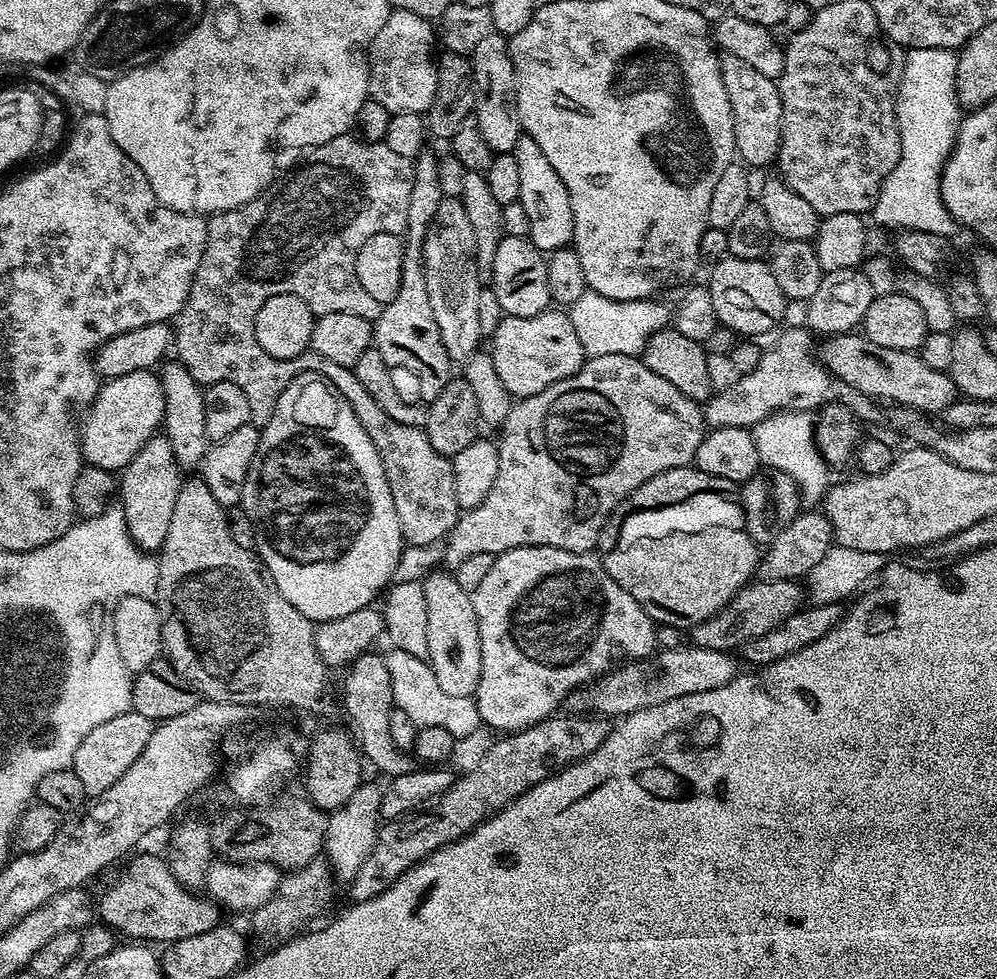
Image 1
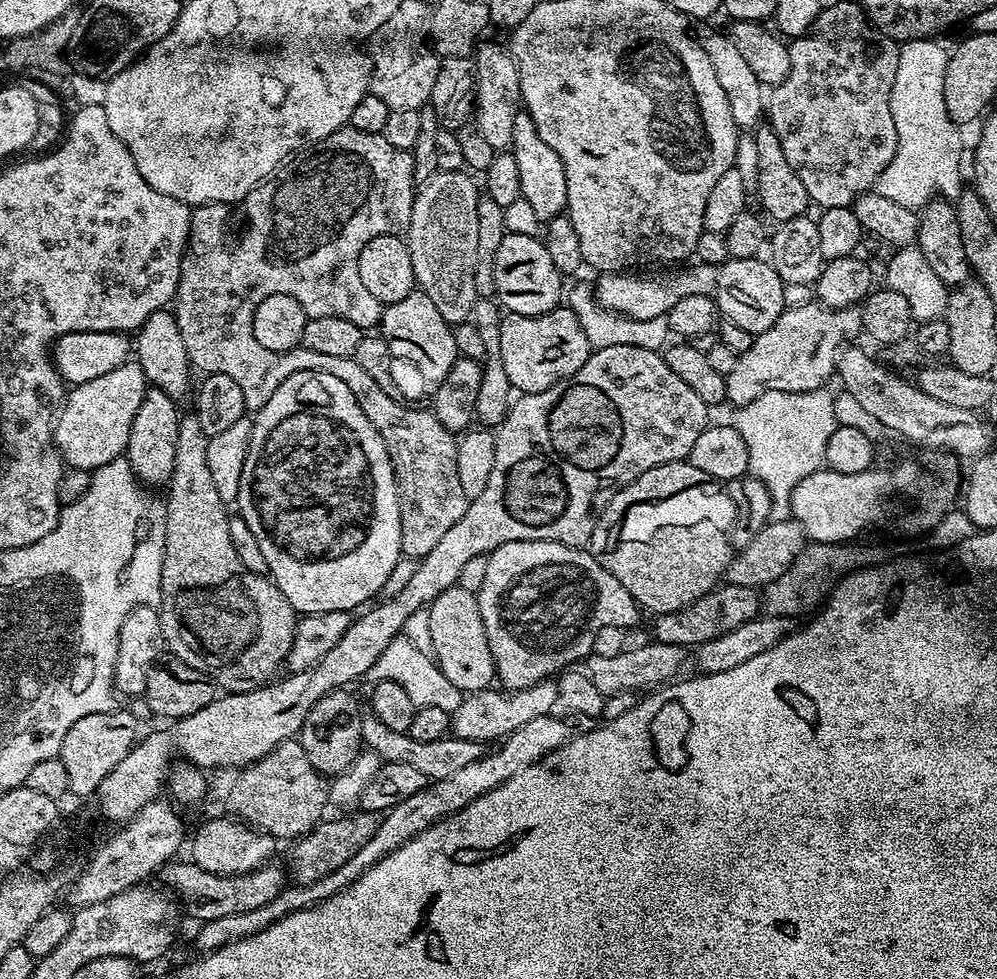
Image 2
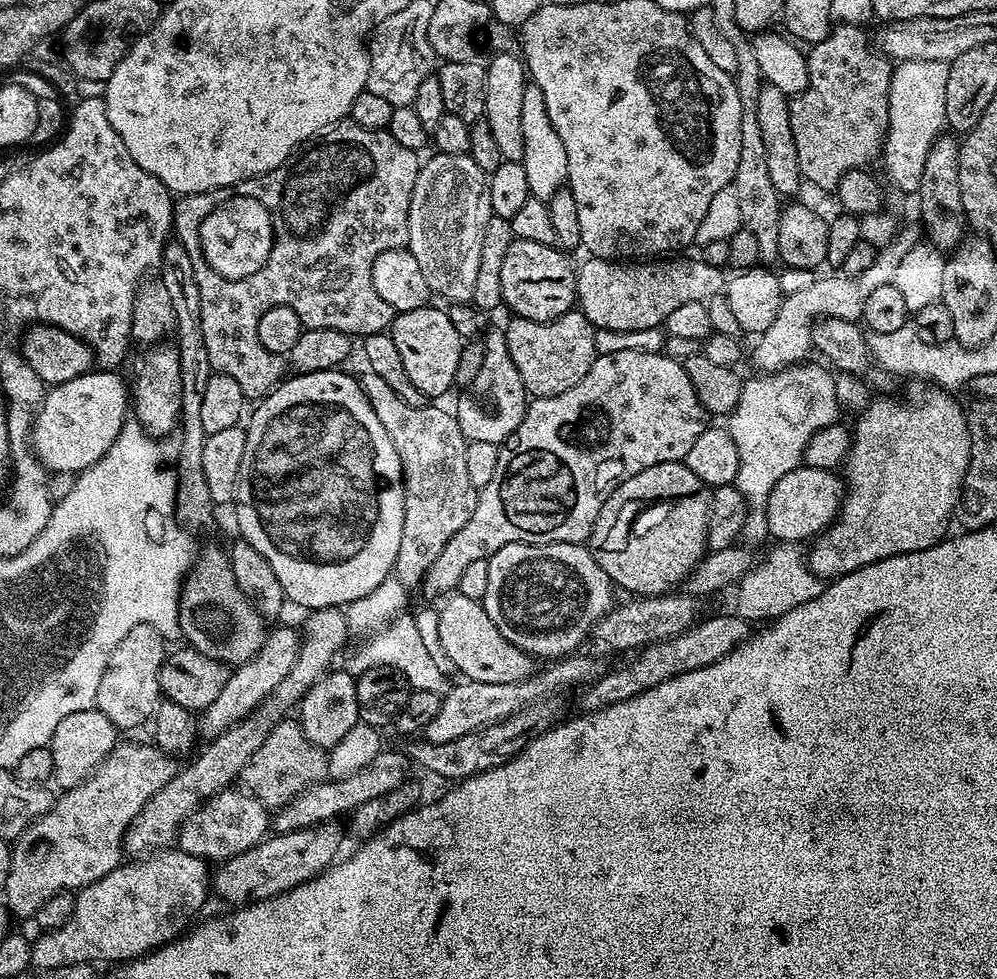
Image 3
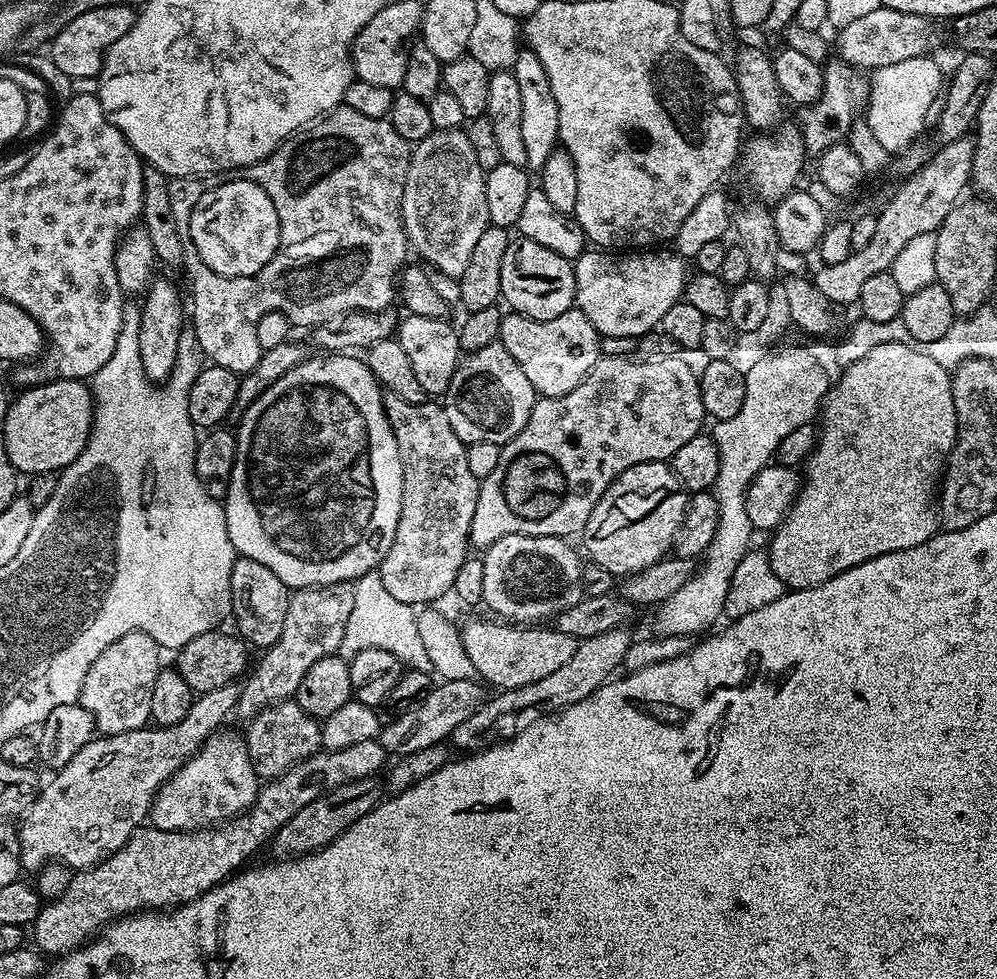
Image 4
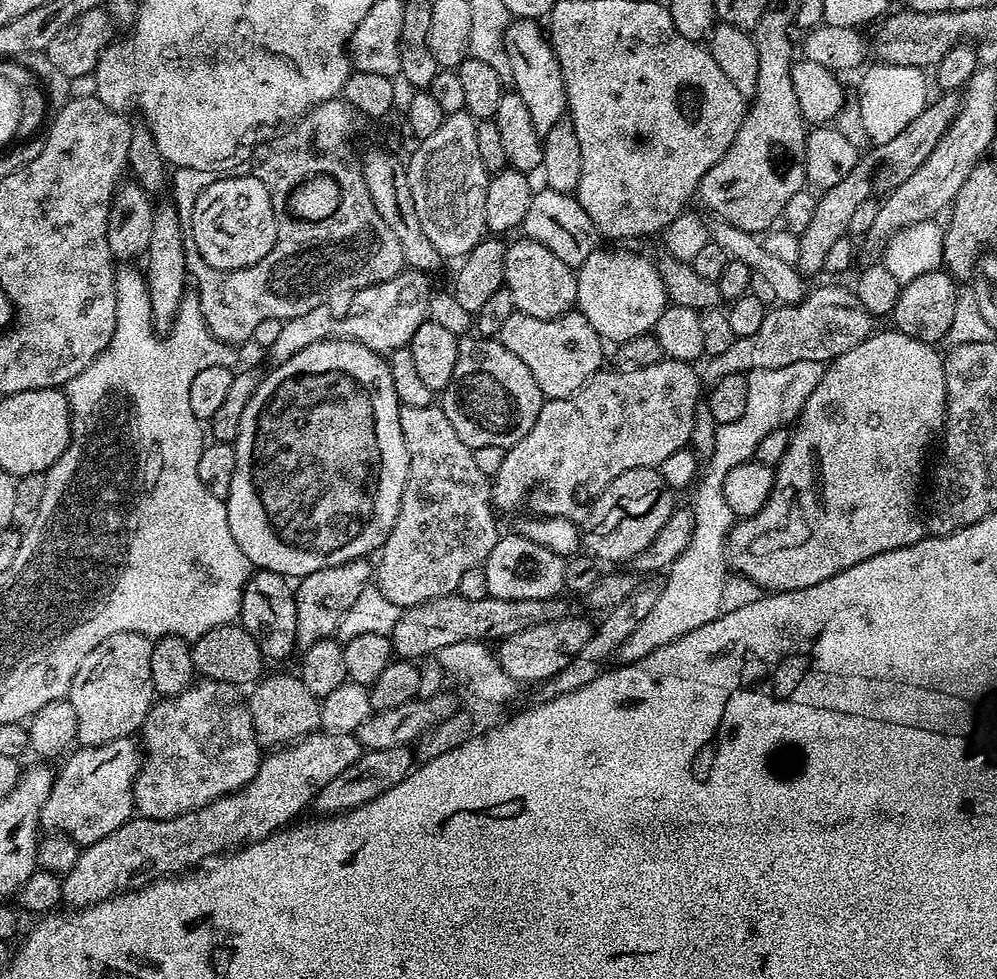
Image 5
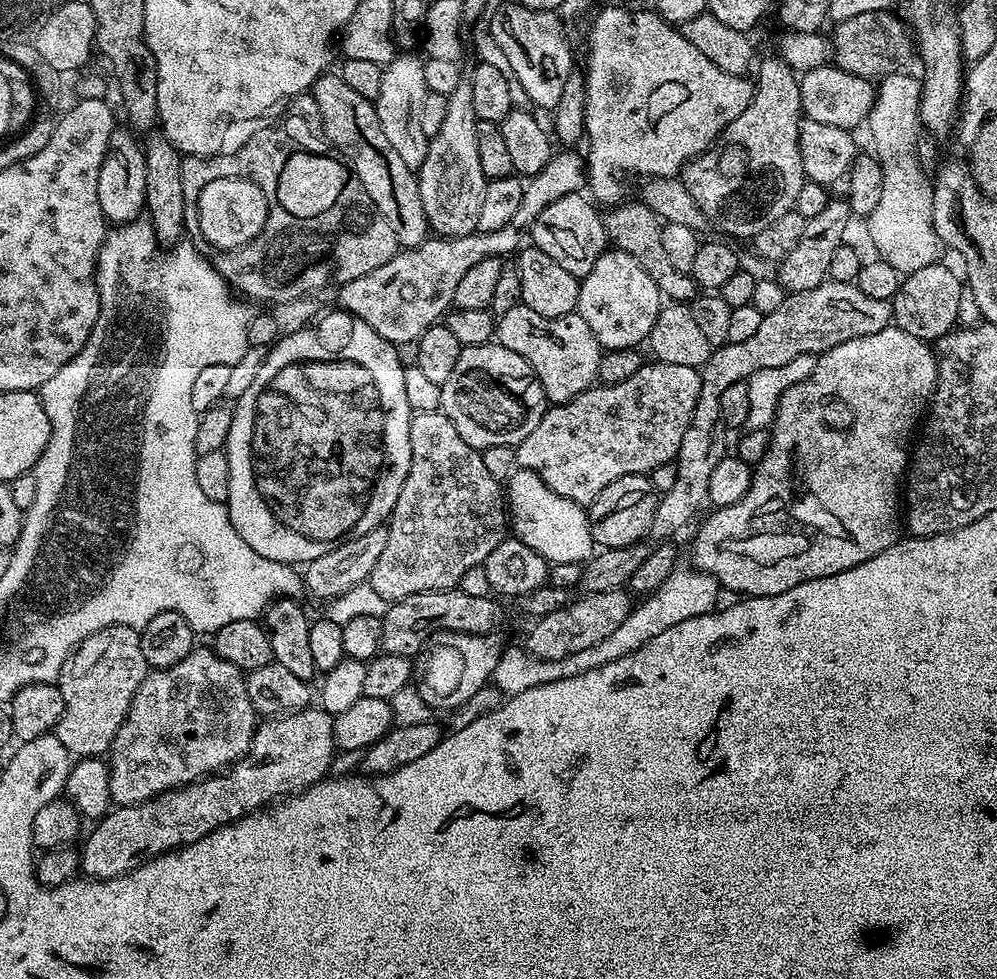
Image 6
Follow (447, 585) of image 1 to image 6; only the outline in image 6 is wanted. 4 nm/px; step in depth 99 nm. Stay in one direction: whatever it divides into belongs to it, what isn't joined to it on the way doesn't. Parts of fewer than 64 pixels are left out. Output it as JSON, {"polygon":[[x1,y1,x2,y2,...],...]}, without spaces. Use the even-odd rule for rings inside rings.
{"polygon":[[615,588,609,592,590,592,573,599,567,608,539,617,528,636,526,647,531,655,540,660,557,660,578,650,586,650,607,638,610,633,631,614,634,600,627,591],[632,599,632,600,631,600]]}

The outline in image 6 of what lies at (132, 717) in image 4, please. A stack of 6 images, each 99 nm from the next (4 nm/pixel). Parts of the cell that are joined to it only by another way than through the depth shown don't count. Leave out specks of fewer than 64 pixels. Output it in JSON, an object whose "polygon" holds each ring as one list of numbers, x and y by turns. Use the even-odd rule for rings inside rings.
{"polygon":[[106,626,90,634,64,660,58,687,62,694,64,713,56,723,54,734,72,758,100,758,111,749,118,730,124,724,138,686,147,678,150,669,142,654,142,642,137,629,126,626]]}

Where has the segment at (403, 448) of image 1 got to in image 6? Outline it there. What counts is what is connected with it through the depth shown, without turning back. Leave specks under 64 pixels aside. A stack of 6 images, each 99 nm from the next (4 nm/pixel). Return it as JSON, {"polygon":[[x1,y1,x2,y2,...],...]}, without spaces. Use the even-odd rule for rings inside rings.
{"polygon":[[443,410,417,412,412,417,410,422,410,470,406,482,402,482,402,494,398,494,398,502,394,506,386,527,388,530,386,546,378,557,378,563,374,565,370,583,372,588,378,590,378,594,382,594,382,598,389,602,401,600,410,594,422,594,422,590,446,590,457,587,462,574,466,574,466,570,470,570,470,566,483,564,484,559,490,554,490,550,494,550,494,546,498,546,498,542,502,542,506,538,506,532,504,532,504,528,506,529,506,503,501,481,490,478,490,473,482,462,480,452,466,442,462,442,462,434,458,434,458,430,454,430,454,422,450,422,450,418]]}

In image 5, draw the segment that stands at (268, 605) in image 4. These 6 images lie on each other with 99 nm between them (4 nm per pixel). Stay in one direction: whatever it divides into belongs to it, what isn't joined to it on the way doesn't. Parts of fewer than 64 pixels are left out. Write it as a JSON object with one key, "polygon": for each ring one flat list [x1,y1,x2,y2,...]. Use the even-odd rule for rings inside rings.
{"polygon":[[253,571,244,587,238,623,247,630,250,638,254,638,254,642,258,642,258,650,262,650,265,661,286,659,298,648,298,610,293,585,277,572]]}

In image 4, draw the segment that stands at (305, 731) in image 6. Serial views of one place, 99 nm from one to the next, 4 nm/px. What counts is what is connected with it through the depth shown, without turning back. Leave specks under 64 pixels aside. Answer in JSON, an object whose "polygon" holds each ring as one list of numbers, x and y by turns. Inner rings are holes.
{"polygon":[[379,739,358,742,358,746,348,746,346,750,342,752,321,750,317,752,315,756,311,756,310,759,304,760,303,763,296,764,286,775,280,776,277,780,271,780,268,783,265,783,263,787,261,787,260,792,256,795,256,800,252,803,251,808,249,808,243,816,238,816,234,820,221,823,219,826,205,828,199,832,169,832,166,834,162,830,158,830,151,826,141,826,137,828,136,833,133,834,117,852,113,852,112,855,101,860,94,868,77,871,75,875,73,875,70,886,66,886,66,894,62,894,56,900,49,901,41,907,40,913,36,915,36,919,30,928,31,939,32,936,36,939,37,945,35,944,35,947,39,949,45,957,52,956,48,958,67,956,68,953,75,952,77,948,84,947,84,945,89,943,97,934,103,933,104,929,107,928,109,924,117,920,123,920,126,916,139,914,149,910,171,910,180,907,182,904,189,904,192,900,198,899,202,894,206,894,210,889,218,887,219,884,224,883,224,881,229,879,233,874,241,871,241,869,249,863,247,860,250,859,263,844,265,847,265,845,271,841,272,837,275,836,276,832,282,830,282,826,286,826,286,822,290,822,290,818,294,818,294,814,298,814,298,810,302,810,302,806,314,802,320,796,326,795,327,792,333,792,335,788,342,787,344,784,350,784,355,780,362,780,367,776,376,776,377,773,379,773,379,768,382,767,381,769,383,769,385,767,384,760,386,761,386,753,384,747,381,746]]}

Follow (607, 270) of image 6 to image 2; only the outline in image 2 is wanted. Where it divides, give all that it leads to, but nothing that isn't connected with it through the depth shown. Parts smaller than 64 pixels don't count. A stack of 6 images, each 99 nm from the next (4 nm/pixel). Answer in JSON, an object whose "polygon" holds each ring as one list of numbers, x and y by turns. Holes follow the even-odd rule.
{"polygon":[[699,262,693,263,693,268,684,268,688,266,680,266,675,270,660,270,657,276,644,276,648,274,604,274,599,277,600,281,595,281,594,291,597,300,604,307,609,308,611,312,617,312,620,316,629,316,635,320,649,320,650,318,658,318,659,316,667,316,670,306,674,306,674,302,681,301,682,298,691,298,693,294,706,294,712,296,716,291,716,283,718,282,718,269,709,264]]}

